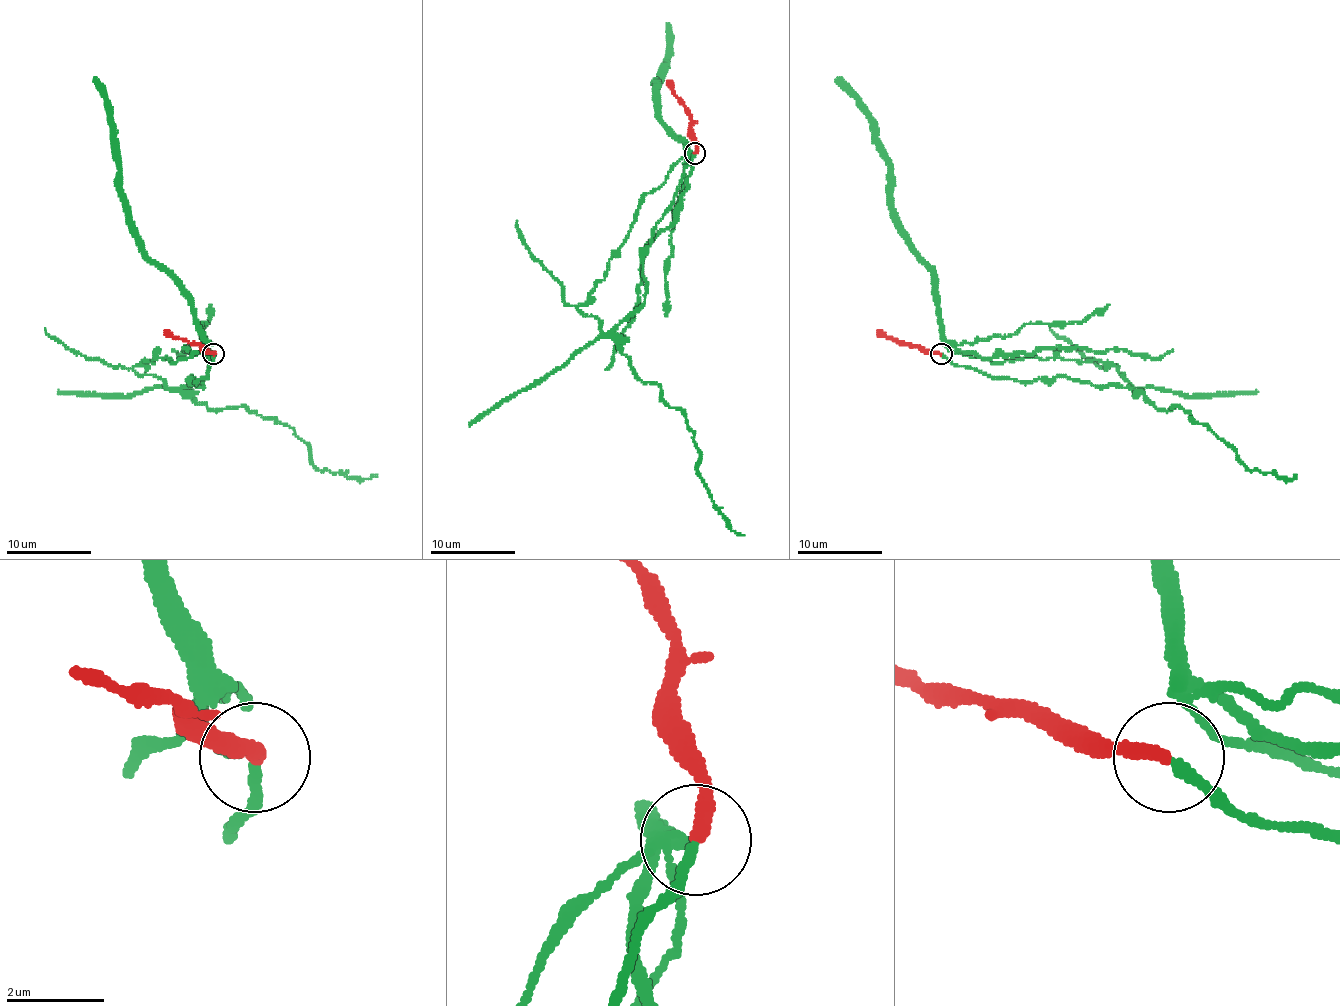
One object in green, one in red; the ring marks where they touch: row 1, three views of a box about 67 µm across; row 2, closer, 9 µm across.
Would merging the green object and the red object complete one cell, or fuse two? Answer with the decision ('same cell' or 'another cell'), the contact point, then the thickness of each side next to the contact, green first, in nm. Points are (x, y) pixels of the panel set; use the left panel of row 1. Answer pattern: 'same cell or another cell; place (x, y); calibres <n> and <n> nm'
another cell; place (213, 354); calibres 150 and 300 nm

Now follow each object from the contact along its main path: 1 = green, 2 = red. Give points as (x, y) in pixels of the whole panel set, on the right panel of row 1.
1: (940, 353), (1018, 381), (1136, 389), (1108, 362), (945, 345), (876, 122), (835, 79)
2: (940, 353), (926, 353), (917, 347), (901, 345), (878, 330)

